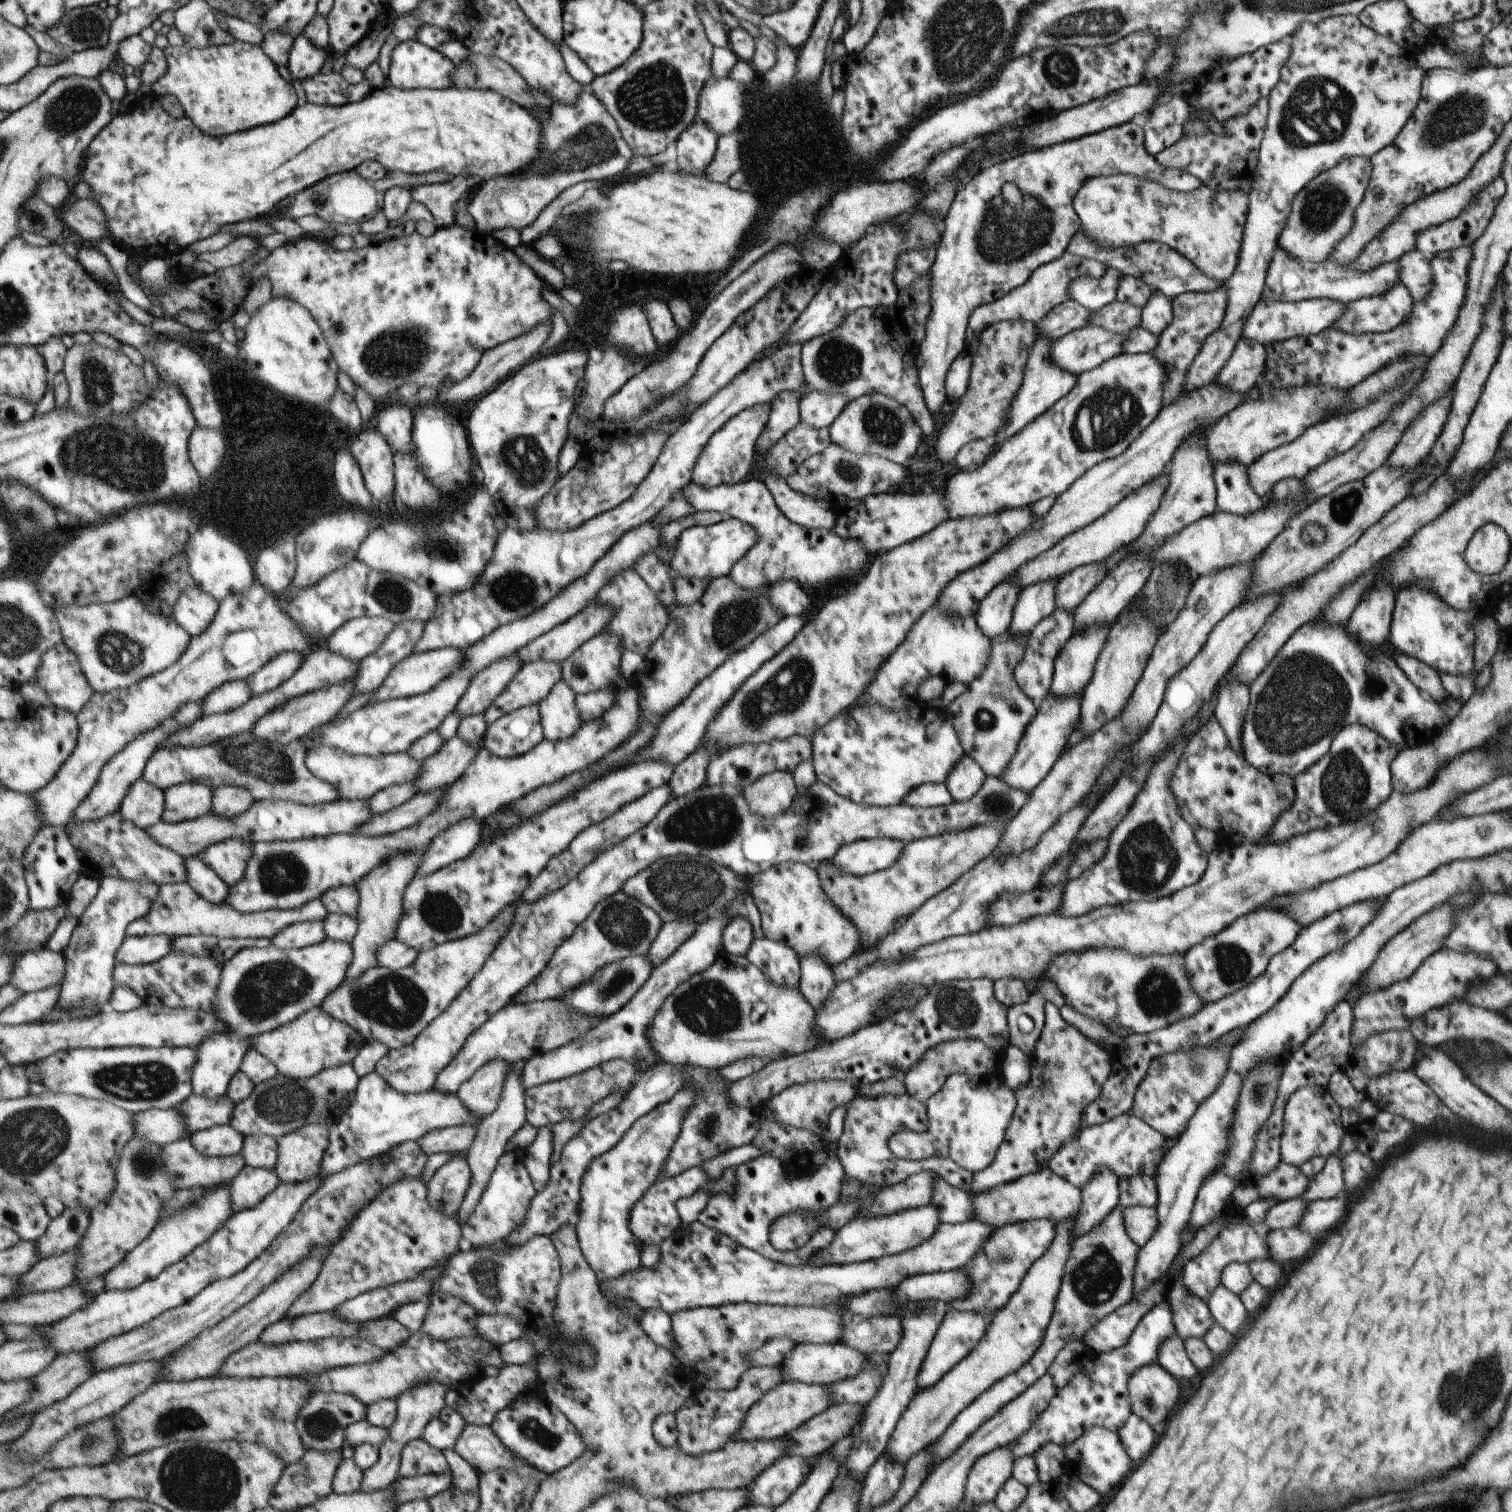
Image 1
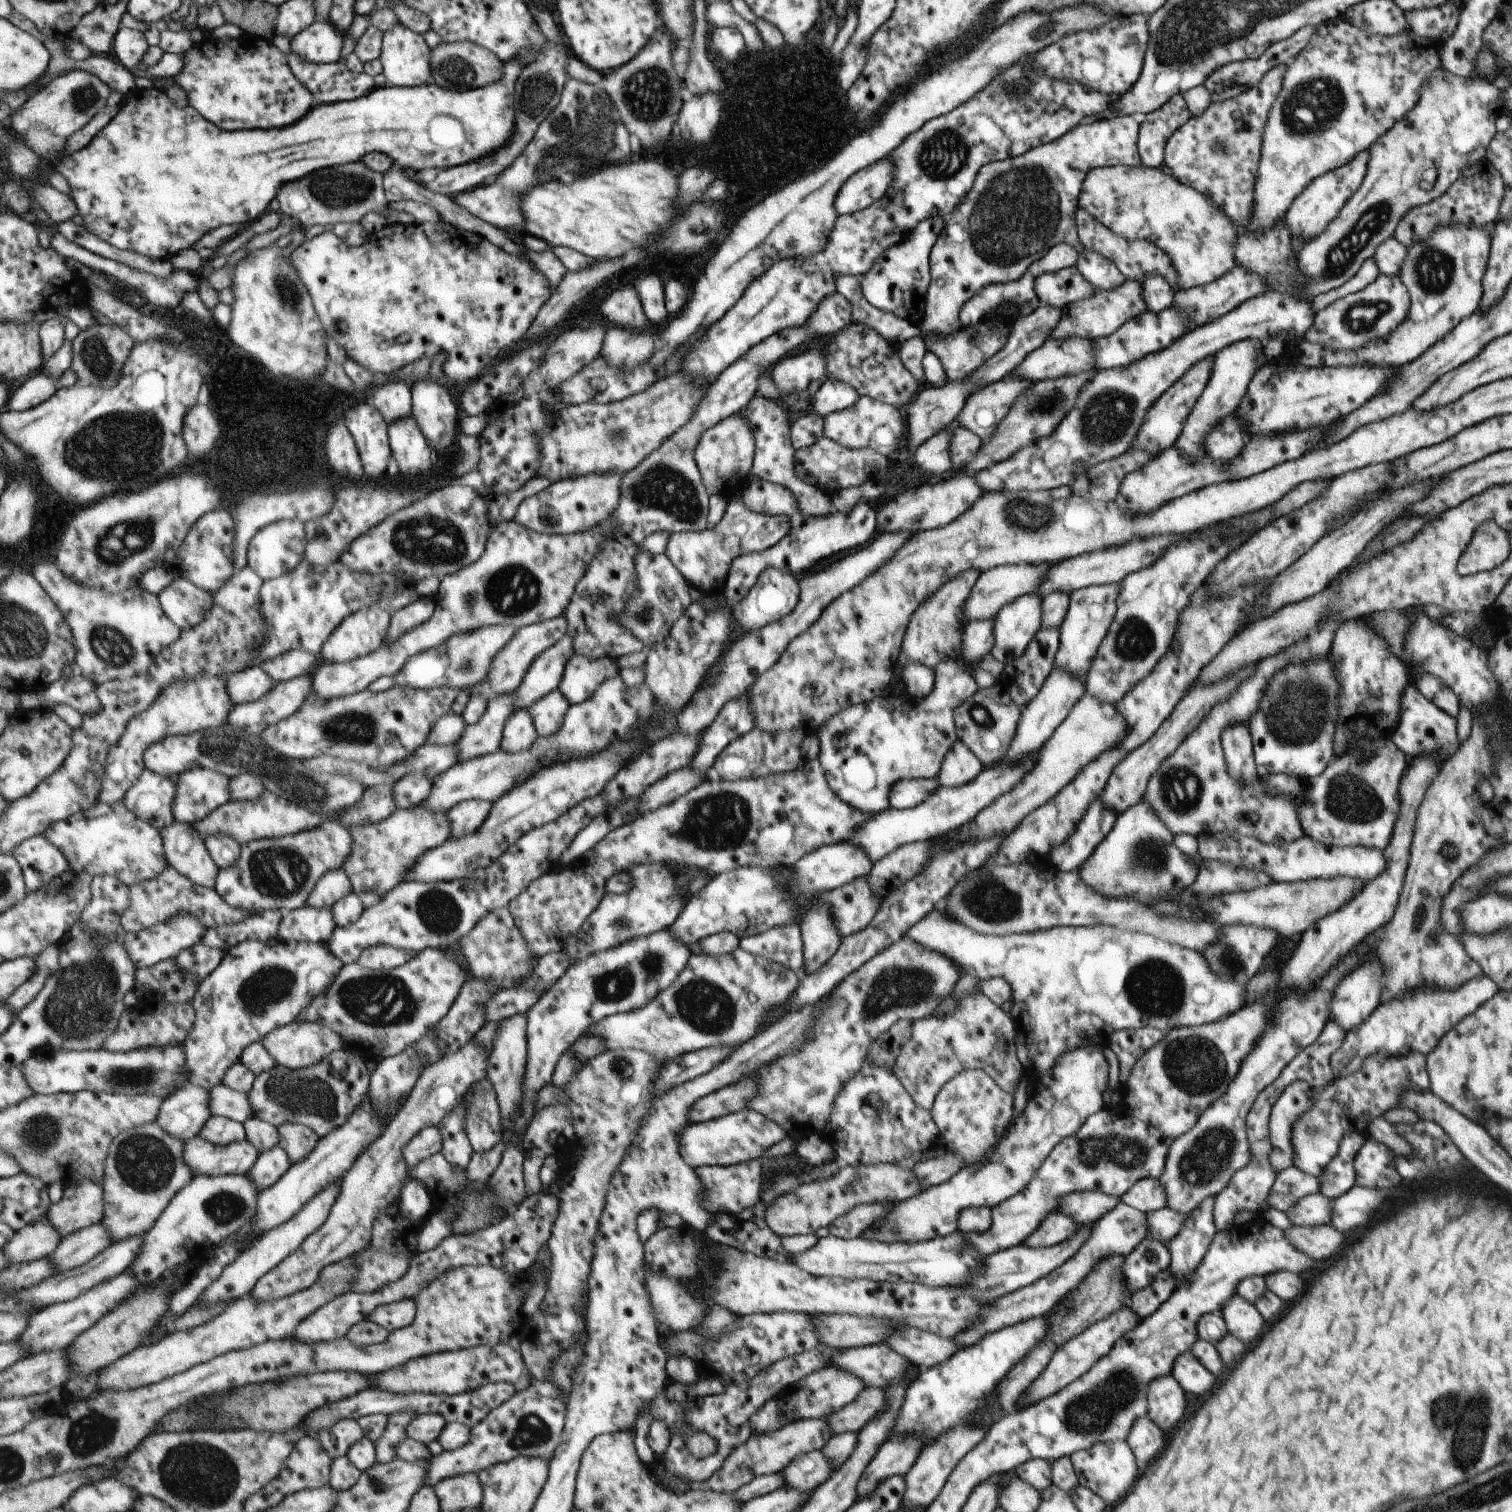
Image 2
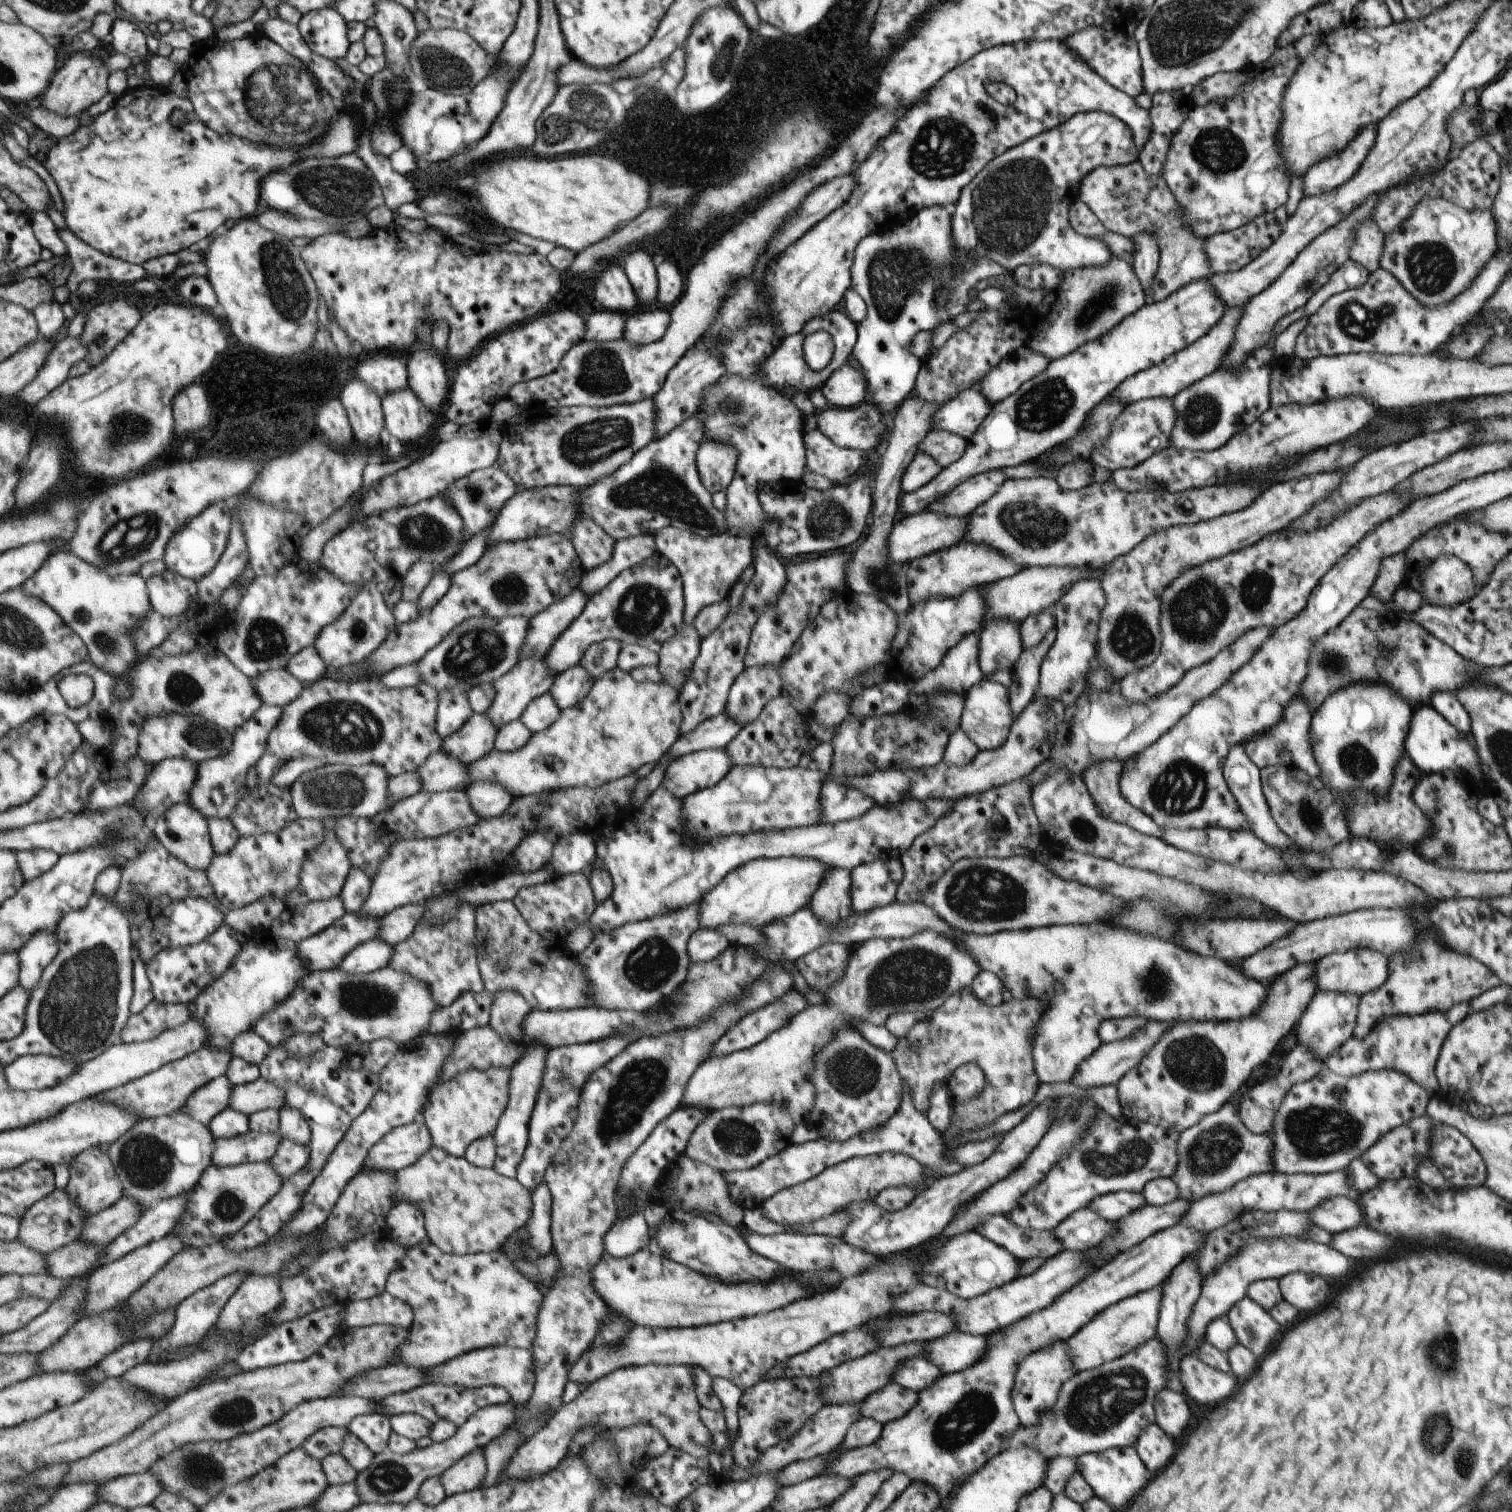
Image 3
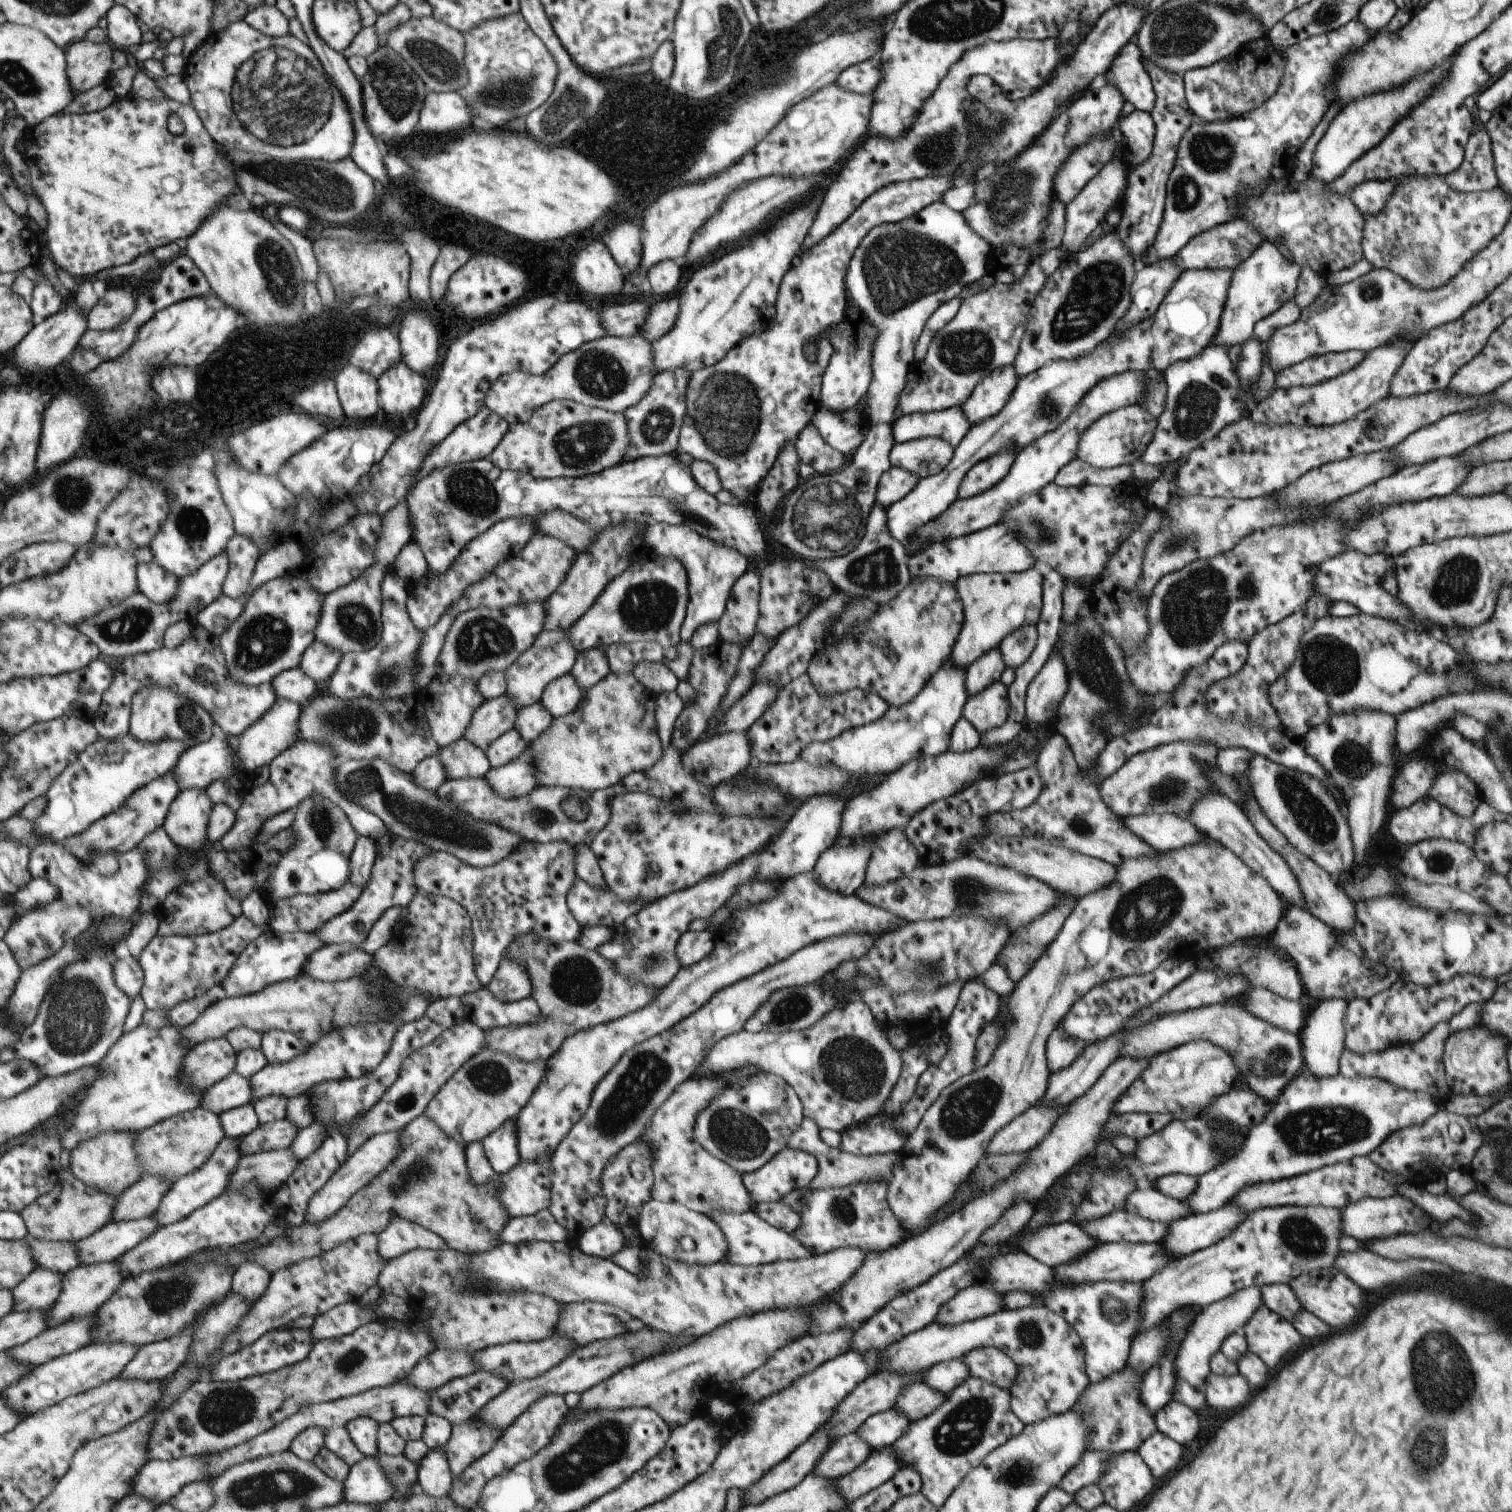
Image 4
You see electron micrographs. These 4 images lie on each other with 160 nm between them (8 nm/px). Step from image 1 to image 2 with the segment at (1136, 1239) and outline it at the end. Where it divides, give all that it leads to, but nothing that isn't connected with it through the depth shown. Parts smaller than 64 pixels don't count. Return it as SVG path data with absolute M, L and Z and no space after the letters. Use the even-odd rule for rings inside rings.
M1167 1207L1145 1213L1145 1218L1147 1218L1145 1237L1157 1240L1161 1244L1167 1244L1181 1230L1181 1224L1185 1222L1186 1216L1178 1215Z

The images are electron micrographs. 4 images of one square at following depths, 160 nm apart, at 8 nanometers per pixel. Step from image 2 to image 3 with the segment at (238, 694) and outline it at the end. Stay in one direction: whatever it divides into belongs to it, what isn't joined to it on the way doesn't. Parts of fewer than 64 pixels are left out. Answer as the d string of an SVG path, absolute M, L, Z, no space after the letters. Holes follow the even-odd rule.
M286 668L268 670L252 678L257 694L264 704L284 707L299 698L305 685Z

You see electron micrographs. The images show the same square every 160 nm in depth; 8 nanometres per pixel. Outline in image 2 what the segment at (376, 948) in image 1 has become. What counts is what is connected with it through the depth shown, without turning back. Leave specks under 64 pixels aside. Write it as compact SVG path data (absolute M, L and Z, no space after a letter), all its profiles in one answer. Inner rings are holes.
M427 806L398 808L389 818L375 824L359 824L347 828L353 836L353 854L345 862L344 870L352 881L354 892L363 900L365 909L379 904L393 888L404 883L405 876L417 864L419 856L445 844L453 834L449 822L449 810L435 812Z

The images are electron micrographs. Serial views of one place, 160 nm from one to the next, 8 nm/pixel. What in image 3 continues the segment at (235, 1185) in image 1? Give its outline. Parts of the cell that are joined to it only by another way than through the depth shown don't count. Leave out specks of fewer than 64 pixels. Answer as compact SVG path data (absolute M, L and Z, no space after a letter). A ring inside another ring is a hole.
M281 1139L277 1152L269 1161L283 1181L304 1169L310 1161L311 1146L306 1147L289 1139Z

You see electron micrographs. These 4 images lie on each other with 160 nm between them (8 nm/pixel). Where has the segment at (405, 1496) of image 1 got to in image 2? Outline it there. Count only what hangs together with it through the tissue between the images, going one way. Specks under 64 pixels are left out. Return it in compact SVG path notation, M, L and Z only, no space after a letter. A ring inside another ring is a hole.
M530 1388L514 1393L469 1430L469 1444L433 1457L425 1485L435 1487L445 1478L469 1472L476 1474L489 1466L509 1462L517 1456L543 1456L551 1459L557 1442L561 1442L564 1413L565 1406L555 1398L541 1396Z

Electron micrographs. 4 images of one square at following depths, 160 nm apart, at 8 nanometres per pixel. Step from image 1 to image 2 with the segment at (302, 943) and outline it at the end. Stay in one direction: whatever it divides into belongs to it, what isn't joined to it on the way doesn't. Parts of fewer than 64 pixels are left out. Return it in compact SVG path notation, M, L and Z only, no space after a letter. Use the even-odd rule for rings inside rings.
M306 905L285 911L278 934L283 941L327 943L336 927L332 908Z

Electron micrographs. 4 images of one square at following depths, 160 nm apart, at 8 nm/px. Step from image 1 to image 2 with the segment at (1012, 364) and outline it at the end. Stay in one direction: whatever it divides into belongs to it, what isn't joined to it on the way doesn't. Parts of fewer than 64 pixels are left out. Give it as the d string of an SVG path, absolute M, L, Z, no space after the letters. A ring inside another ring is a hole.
M993 314L976 324L963 325L959 330L943 336L931 334L925 336L925 350L932 353L941 363L947 381L963 382L975 368L979 368L987 358L991 358L1005 345L1014 319L1005 315ZM950 422L943 431L933 434L931 438L927 438L923 444L919 445L913 456L915 457L915 466L920 469L920 473L931 473L934 475L947 476L951 472L951 464L949 460L949 438L951 438L951 430L958 427L957 422Z

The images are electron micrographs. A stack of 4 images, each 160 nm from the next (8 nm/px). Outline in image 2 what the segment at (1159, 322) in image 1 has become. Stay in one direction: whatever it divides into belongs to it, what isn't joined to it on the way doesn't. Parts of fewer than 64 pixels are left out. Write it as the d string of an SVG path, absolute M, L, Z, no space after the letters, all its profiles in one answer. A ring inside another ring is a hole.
M1147 274L1139 283L1146 311L1157 314L1172 306L1174 292L1169 287L1169 279L1165 274Z

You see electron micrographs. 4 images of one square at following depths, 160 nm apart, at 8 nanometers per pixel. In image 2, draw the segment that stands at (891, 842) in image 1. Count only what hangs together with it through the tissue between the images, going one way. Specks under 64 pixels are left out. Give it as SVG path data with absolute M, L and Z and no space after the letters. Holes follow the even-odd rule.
M843 841L831 844L831 846L821 846L801 856L797 862L789 866L791 874L789 874L789 882L785 886L781 886L779 882L773 880L773 869L771 868L739 866L739 868L735 868L731 872L721 872L721 874L713 876L705 886L701 887L693 896L687 899L681 914L677 916L677 920L668 927L669 932L677 940L681 940L683 944L689 946L693 946L701 938L706 938L719 932L731 932L739 940L742 937L763 934L767 930L771 930L771 928L793 924L799 908L805 908L815 894L821 894L821 892L838 888L843 884L847 884L847 882L851 882L853 878L866 876L871 871L871 868L872 864L865 858L863 850L859 850L853 844Z

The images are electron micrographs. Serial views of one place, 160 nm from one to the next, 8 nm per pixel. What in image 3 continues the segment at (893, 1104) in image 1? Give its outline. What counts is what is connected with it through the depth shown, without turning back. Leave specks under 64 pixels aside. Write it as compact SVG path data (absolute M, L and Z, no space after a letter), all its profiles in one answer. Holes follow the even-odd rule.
M849 1029L847 1032L839 1032L835 1044L827 1044L827 1048L823 1048L813 1060L815 1070L810 1073L810 1081L816 1093L806 1125L815 1129L822 1139L836 1143L845 1142L859 1133L874 1131L899 1110L902 1101L902 1080L891 1055L871 1046L857 1031Z

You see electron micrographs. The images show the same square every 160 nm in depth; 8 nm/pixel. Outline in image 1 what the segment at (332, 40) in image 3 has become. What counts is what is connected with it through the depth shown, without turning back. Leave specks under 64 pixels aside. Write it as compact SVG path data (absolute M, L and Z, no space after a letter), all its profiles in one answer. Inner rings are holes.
M304 34L295 38L288 60L290 74L300 82L317 76L330 52L319 48Z

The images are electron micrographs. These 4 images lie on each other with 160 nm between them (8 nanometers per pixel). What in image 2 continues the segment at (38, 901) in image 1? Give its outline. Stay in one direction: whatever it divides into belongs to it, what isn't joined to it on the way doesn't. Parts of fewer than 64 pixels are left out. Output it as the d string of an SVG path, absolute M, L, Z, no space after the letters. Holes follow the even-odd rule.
M44 834L25 840L25 843L19 844L12 854L24 870L28 893L49 884L70 868L63 852L47 840Z

